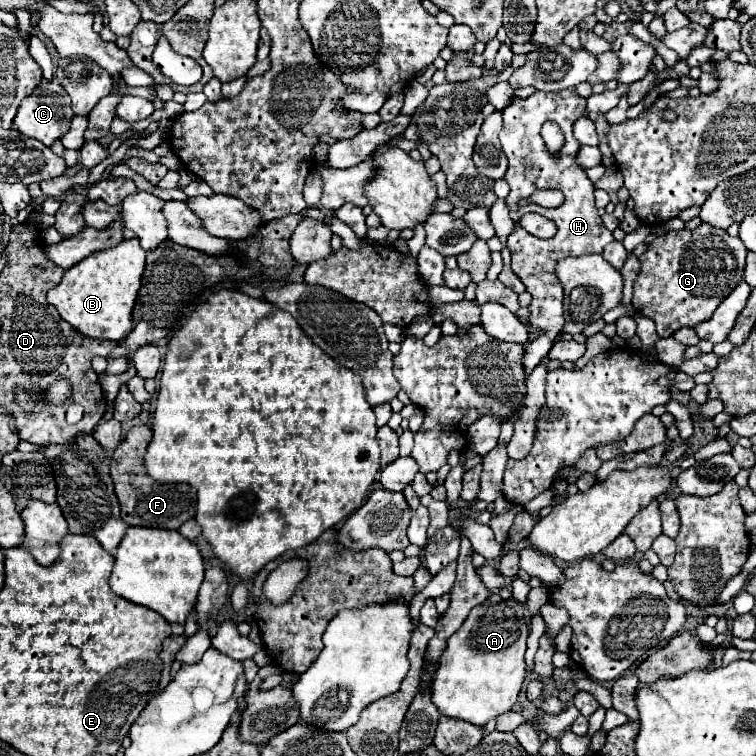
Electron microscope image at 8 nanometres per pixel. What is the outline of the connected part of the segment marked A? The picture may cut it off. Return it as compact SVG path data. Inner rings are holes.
M491 593L485 603L477 605L461 629L449 637L447 649L439 657L431 693L439 713L483 727L489 719L511 711L525 681L527 635L523 605L515 599L501 599L497 593Z

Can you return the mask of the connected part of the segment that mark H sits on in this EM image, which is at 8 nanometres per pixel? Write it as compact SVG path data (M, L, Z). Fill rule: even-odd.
M565 89L557 93L543 93L535 91L527 99L513 99L511 105L503 109L503 129L499 133L503 153L509 159L509 169L505 175L505 181L511 187L511 193L507 197L507 205L511 211L511 219L515 221L513 233L507 237L507 249L513 257L513 273L523 281L525 289L531 293L533 301L529 305L529 325L537 327L537 331L549 335L551 339L557 337L563 331L565 319L563 319L564 291L557 275L555 265L563 257L581 257L591 253L603 253L605 245L613 241L613 233L605 229L601 215L597 213L595 199L593 199L593 185L581 167L577 167L575 157L579 151L579 143L571 133L571 127L577 117L585 113L585 99L577 95L575 89ZM545 121L555 121L561 131L565 133L565 145L559 155L551 155L545 147L545 141L541 137L541 125ZM555 187L565 193L565 203L557 209L545 209L539 205L525 205L519 207L517 203L521 199L527 199L537 189ZM525 213L539 213L551 219L557 225L557 235L553 239L537 239L529 235L525 229L519 227L519 219Z

